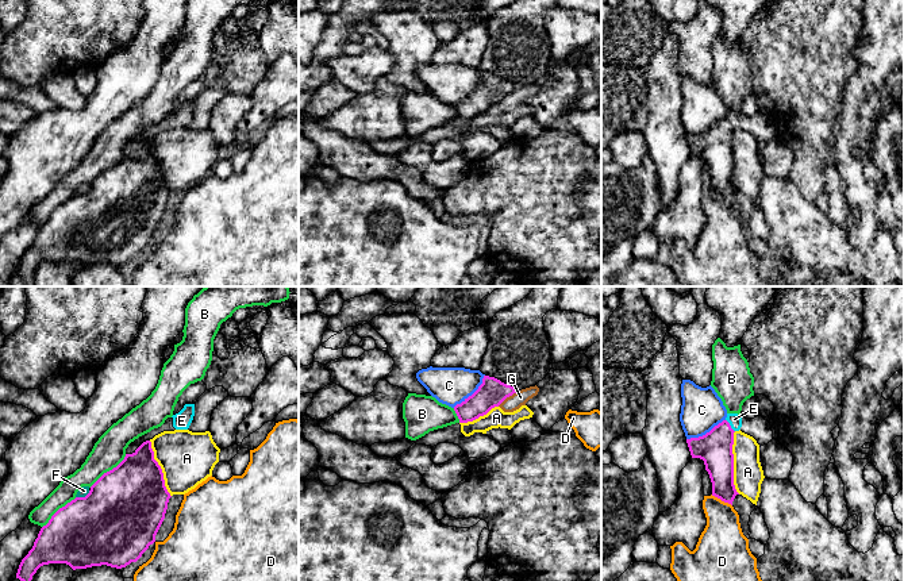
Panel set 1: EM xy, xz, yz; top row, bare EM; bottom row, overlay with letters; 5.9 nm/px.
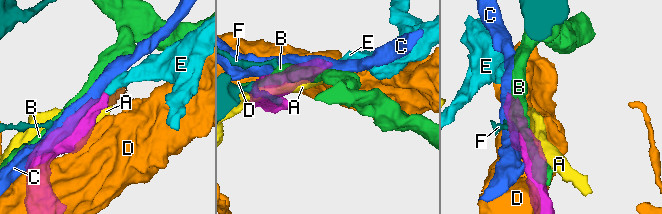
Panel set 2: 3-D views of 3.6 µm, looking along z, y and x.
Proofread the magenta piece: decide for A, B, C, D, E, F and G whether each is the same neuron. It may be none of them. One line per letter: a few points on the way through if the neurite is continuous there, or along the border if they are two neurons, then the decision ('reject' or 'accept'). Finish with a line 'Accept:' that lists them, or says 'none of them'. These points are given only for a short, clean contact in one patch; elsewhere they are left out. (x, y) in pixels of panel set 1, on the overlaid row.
A: reject
B: reject
C: reject
D: reject
E: way yz (715, 447), (730, 426), (734, 419); accept
F: border xy (89, 491), (84, 496), (76, 497); reject
G: border xz (516, 391), (497, 406); reject
Accept: E

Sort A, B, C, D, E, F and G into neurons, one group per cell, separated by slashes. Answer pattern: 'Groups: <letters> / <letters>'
Groups: A G / B / C / D / E / F

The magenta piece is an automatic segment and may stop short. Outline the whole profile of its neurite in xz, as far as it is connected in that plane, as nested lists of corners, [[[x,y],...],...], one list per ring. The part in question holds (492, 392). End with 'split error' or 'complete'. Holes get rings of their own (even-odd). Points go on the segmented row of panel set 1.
[[[484,376],[478,389],[454,407],[459,423],[468,423],[486,415],[492,408],[499,407],[507,397],[516,393],[511,385],[489,376]]]; complete

